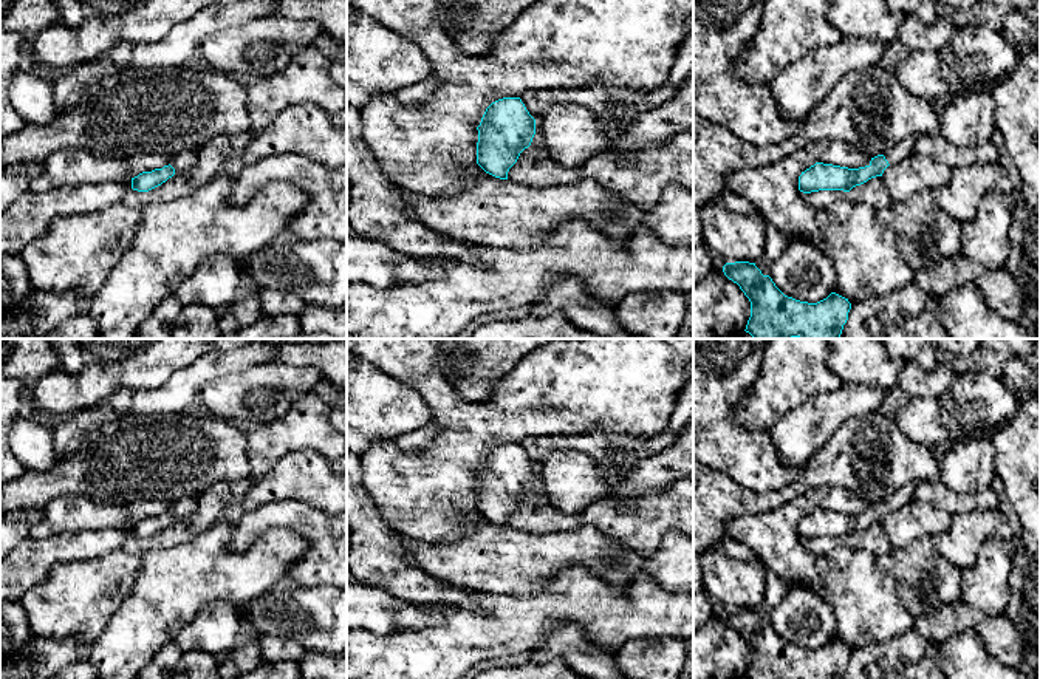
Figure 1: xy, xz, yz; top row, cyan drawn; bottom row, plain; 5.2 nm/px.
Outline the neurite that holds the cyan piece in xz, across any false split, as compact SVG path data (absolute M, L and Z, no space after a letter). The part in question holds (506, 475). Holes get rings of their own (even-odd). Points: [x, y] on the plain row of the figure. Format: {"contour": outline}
{"contour": "M503 444L486 455L477 476L477 510L495 524L508 526L509 515L532 489L535 466L520 444Z"}

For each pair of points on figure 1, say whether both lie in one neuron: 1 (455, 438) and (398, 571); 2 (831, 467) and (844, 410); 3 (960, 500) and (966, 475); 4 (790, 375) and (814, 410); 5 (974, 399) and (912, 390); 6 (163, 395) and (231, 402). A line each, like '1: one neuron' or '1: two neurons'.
1: two neurons
2: two neurons
3: two neurons
4: two neurons
5: two neurons
6: two neurons

